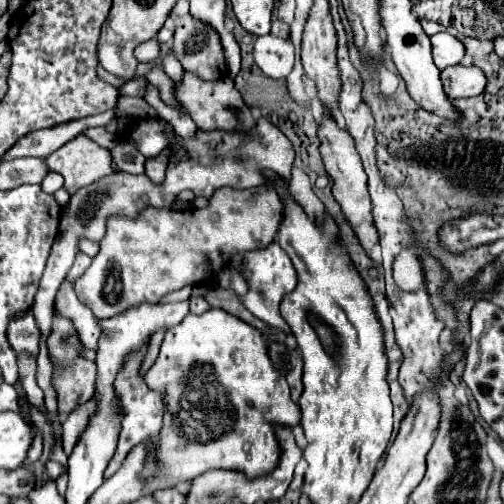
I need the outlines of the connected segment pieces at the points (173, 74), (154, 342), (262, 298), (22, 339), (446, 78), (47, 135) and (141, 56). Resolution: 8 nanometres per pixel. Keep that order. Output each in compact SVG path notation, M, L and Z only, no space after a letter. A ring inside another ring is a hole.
M172 52L164 58L164 72L166 72L166 74L168 74L176 84L180 84L180 82L182 82L184 70L182 70L180 62L174 58L174 54L172 54Z
M159 330L155 334L153 334L150 338L150 350L148 350L148 354L146 354L146 358L144 358L144 364L142 364L142 374L154 364L154 360L156 360L156 356L158 356L159 348L166 334L166 330Z
M272 242L268 248L264 250L256 250L256 252L248 252L244 256L244 278L250 286L250 292L252 294L246 294L246 298L242 298L244 306L254 314L258 316L260 320L264 322L270 322L270 326L274 328L280 328L284 330L286 334L290 334L290 326L286 324L286 320L280 316L278 312L278 304L282 300L282 296L286 292L292 292L292 288L296 288L296 270L290 262L290 258L284 254L284 250L278 246L278 242ZM262 292L262 294L258 294Z
M32 310L20 314L18 318L14 318L8 324L8 342L14 348L16 354L30 354L30 356L38 356L40 352L40 328L36 324L36 318L32 314Z
M450 66L440 72L444 90L450 98L468 98L484 92L486 76L476 66Z
M106 110L106 112L96 114L96 116L88 116L88 118L72 120L72 122L66 122L66 124L58 124L54 128L30 132L28 136L20 138L16 142L16 146L12 146L12 150L6 152L4 160L22 158L22 156L42 156L42 158L46 158L52 152L56 152L60 146L64 146L68 138L74 138L76 134L82 134L84 130L88 130L92 126L104 126L104 124L112 122L114 118L116 118L116 110Z
M157 37L138 45L134 50L138 62L150 62L160 55L160 46Z

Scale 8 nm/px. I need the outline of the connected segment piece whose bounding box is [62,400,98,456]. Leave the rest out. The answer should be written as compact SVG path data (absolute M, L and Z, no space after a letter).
M88 400L88 402L84 402L84 406L80 404L80 408L74 408L68 414L68 418L64 420L62 428L64 428L64 452L66 452L66 456L72 454L74 444L80 440L80 432L88 428L88 424L90 424L88 420L92 418L94 410L98 410L98 402Z

